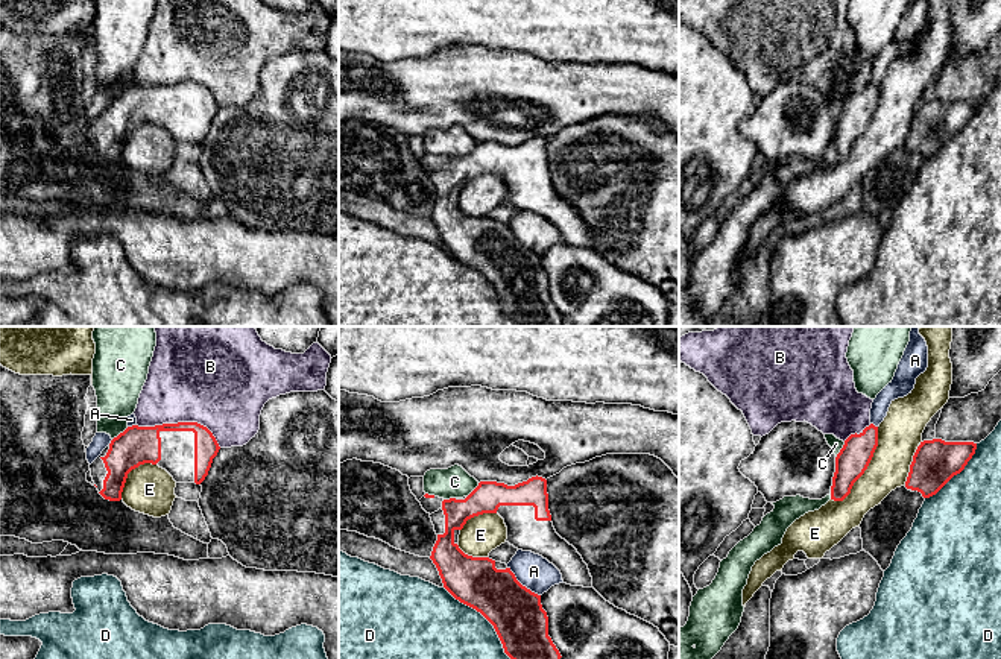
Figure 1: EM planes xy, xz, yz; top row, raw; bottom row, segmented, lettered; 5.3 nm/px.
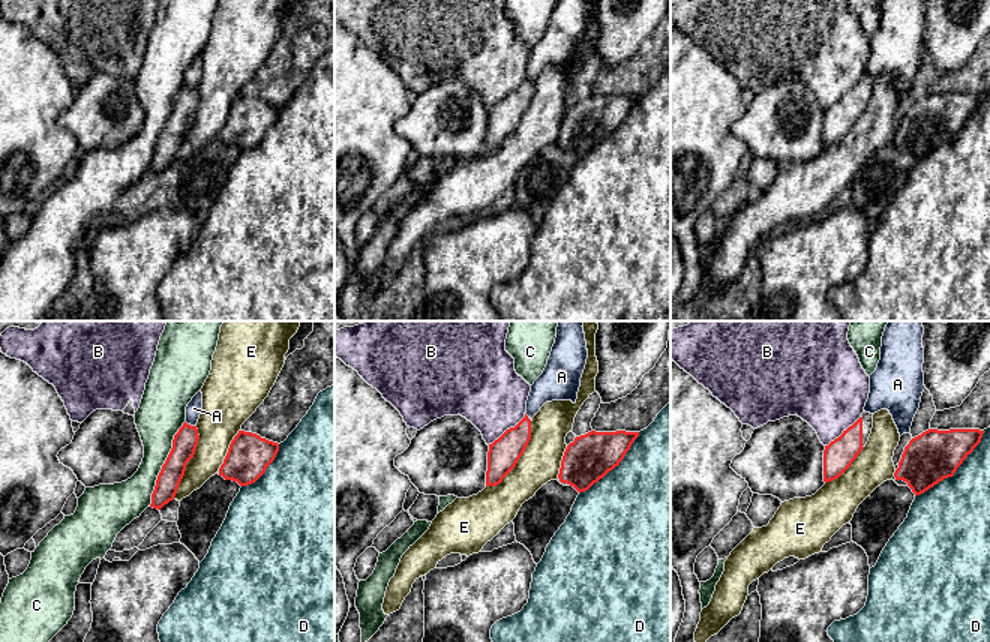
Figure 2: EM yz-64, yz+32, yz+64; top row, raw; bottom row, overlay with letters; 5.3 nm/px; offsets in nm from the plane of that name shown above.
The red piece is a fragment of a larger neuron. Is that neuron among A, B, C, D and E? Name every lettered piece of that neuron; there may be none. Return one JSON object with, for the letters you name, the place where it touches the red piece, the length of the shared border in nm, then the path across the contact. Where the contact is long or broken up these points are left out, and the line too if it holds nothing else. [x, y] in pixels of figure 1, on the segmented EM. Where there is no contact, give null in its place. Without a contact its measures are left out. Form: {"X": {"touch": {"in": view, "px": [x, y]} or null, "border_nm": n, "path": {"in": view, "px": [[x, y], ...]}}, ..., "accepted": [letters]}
{"accepted": []}

